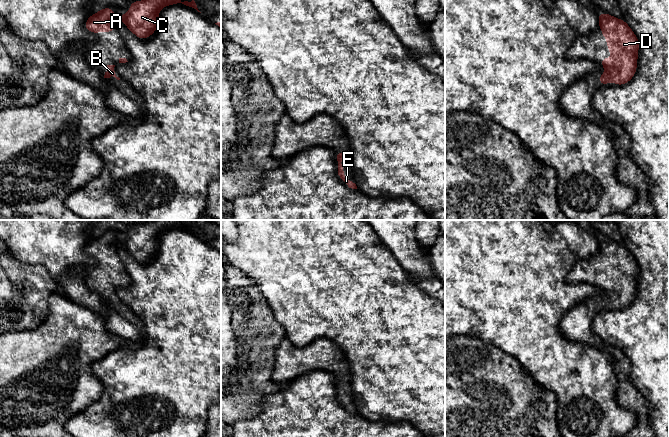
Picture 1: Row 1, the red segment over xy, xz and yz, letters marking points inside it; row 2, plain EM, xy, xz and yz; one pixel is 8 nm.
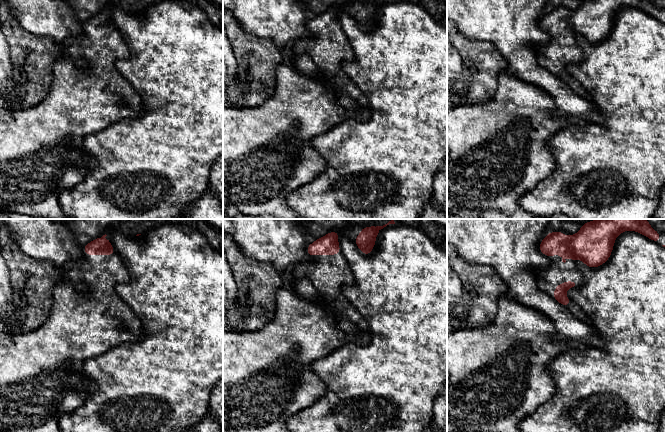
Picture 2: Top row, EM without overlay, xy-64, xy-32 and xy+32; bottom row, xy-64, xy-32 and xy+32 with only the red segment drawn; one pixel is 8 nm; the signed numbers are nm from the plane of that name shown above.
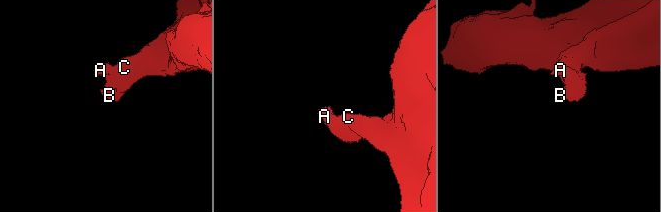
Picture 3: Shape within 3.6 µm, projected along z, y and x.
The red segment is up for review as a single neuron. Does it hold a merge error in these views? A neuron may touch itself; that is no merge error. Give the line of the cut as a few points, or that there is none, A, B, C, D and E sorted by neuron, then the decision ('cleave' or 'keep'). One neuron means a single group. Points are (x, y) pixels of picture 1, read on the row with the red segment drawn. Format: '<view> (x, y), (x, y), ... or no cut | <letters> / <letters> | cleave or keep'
no cut | A B C D E | keep

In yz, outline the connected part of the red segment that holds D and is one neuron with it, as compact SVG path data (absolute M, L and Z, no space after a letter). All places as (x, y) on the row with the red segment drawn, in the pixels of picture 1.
M605 12L597 15L599 29L612 53L611 58L601 58L605 72L598 77L602 85L613 81L615 85L624 85L633 79L637 70L639 41L630 26L623 20Z

